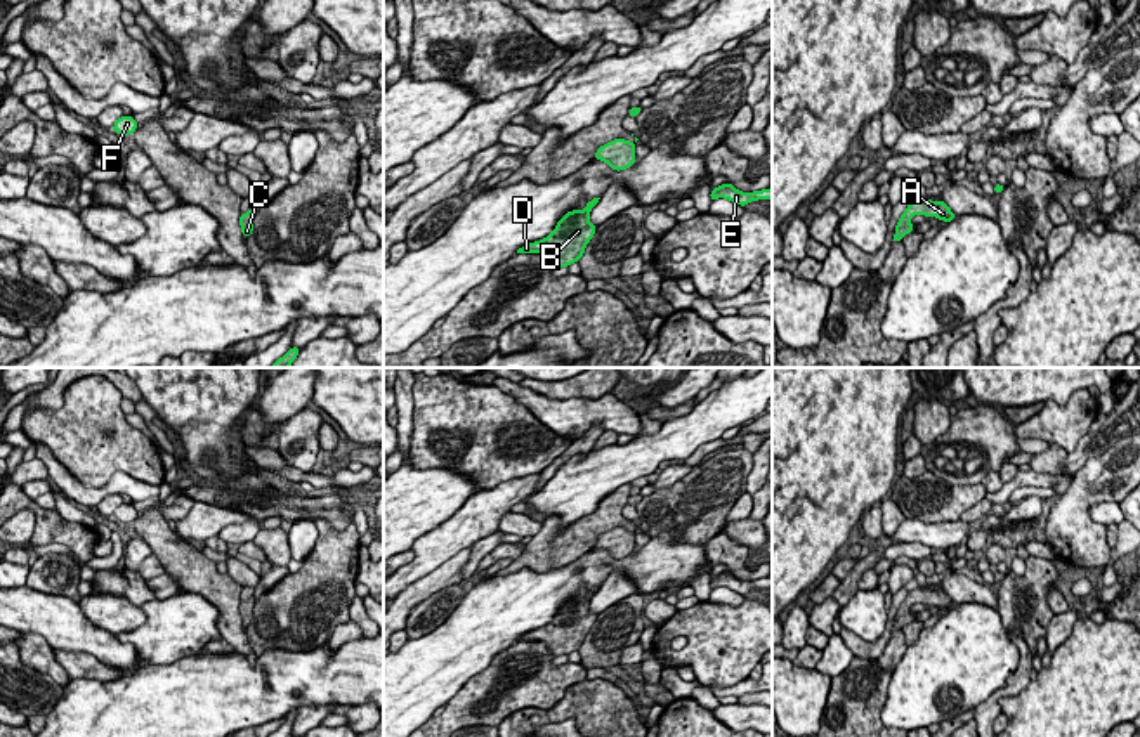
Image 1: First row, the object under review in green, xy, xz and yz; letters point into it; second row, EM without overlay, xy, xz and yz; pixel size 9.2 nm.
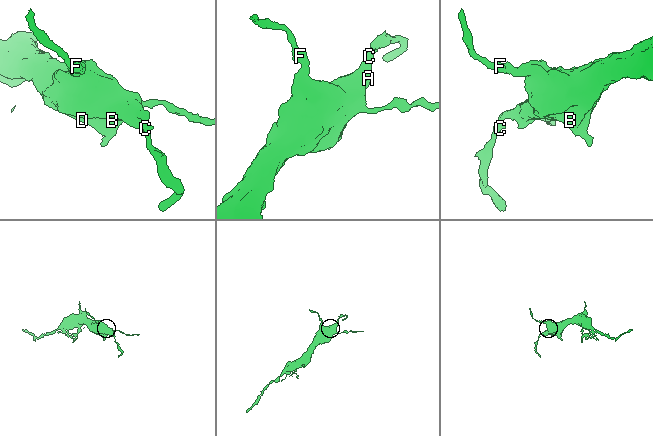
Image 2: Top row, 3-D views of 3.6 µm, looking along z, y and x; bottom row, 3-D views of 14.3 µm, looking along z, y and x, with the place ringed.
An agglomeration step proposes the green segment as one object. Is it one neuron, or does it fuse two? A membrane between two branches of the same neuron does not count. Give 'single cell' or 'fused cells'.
single cell

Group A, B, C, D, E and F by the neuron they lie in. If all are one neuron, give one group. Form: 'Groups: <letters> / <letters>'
Groups: A B C D E F

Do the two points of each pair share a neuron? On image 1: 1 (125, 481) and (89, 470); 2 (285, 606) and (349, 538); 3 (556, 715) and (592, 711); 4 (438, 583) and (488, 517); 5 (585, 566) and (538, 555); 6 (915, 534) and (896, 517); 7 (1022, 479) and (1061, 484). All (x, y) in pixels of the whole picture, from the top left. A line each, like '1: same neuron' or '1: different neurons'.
1: different neurons
2: same neuron
3: same neuron
4: different neurons
5: different neurons
6: different neurons
7: same neuron

